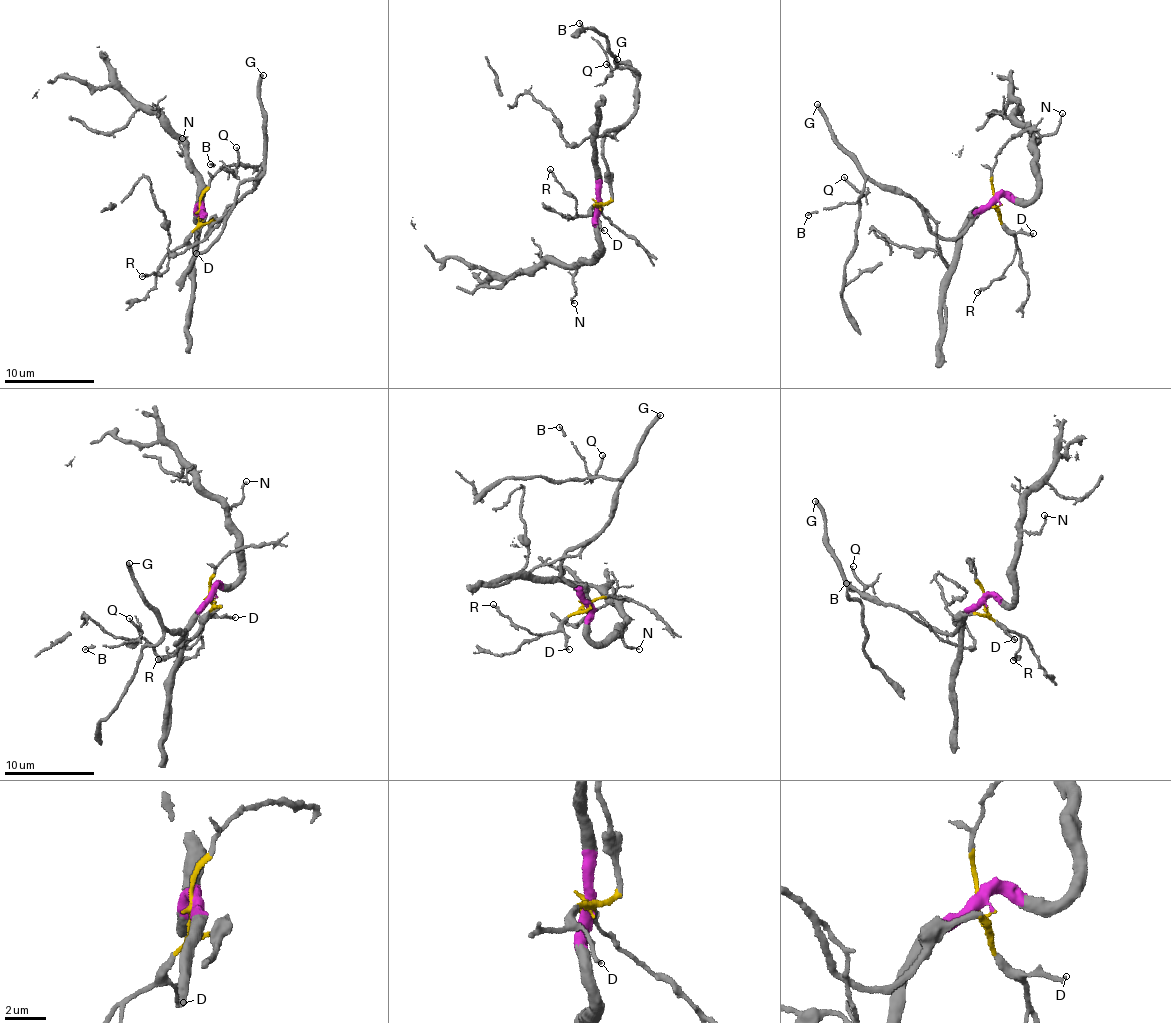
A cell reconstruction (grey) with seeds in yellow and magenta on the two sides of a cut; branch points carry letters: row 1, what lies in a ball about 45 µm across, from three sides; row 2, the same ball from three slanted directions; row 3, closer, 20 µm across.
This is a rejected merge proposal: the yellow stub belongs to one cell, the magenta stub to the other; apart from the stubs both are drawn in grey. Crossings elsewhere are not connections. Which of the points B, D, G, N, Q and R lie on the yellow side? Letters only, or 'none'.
B, D, G, Q, R

